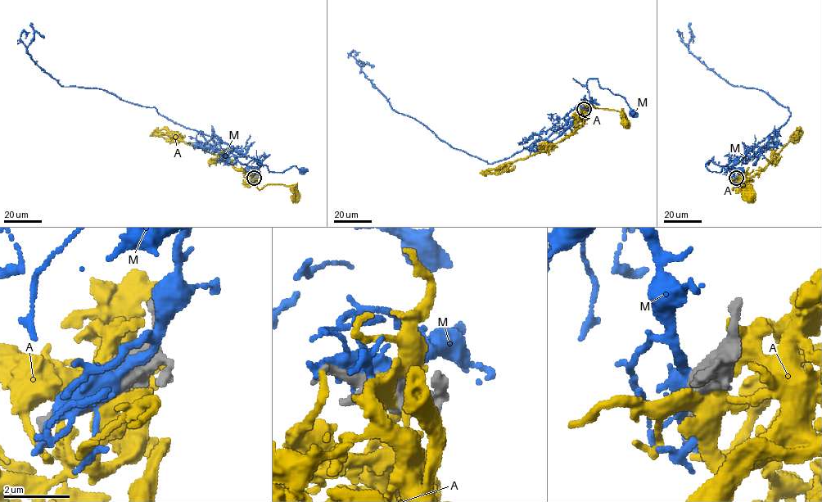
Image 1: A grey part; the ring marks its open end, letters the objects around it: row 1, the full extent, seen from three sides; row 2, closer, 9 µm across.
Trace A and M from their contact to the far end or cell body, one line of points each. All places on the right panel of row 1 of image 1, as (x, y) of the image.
A: (735, 178), (738, 182), (732, 189), (735, 184), (750, 197)
M: (735, 178), (731, 167), (720, 166), (711, 160), (706, 164), (712, 171), (720, 172), (724, 165), (740, 169)

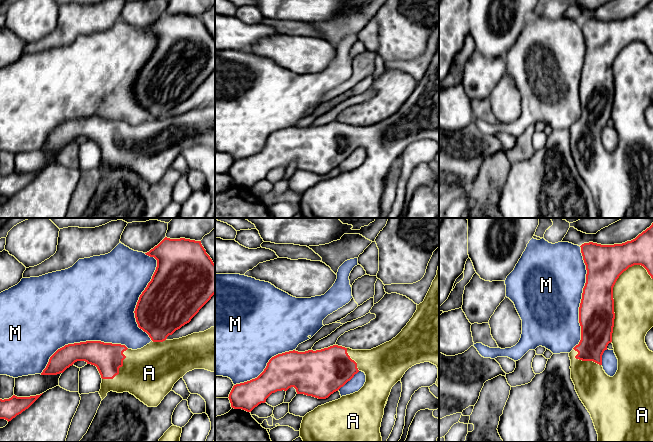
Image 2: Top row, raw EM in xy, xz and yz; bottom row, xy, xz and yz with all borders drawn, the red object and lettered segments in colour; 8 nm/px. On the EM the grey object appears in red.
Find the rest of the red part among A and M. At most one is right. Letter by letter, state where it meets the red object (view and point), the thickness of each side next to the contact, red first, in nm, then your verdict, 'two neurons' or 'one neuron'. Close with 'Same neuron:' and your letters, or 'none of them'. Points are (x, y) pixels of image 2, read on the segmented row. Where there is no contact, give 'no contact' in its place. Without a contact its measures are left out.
A: contact yz (612, 298); calibres 280 and 320 nm; one neuron
M: contact yz (582, 298); calibres 280 and 480 nm; two neurons
Same neuron: A

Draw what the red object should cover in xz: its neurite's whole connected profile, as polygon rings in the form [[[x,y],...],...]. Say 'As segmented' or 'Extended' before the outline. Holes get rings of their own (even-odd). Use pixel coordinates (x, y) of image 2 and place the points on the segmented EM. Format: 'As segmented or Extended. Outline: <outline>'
Extended. Outline: [[[439,266],[437,275],[424,301],[417,305],[413,317],[391,341],[371,350],[352,350],[333,345],[316,351],[298,352],[293,350],[278,354],[269,360],[266,368],[257,378],[234,385],[228,398],[232,408],[242,409],[247,412],[251,412],[259,404],[265,403],[272,393],[282,390],[287,391],[291,387],[296,389],[297,394],[326,399],[350,381],[355,374],[362,371],[366,375],[364,386],[358,392],[342,396],[338,400],[318,406],[307,413],[301,423],[300,437],[303,442],[382,442],[380,427],[385,404],[392,387],[401,380],[409,368],[424,362],[430,362],[437,366],[438,378],[436,385],[439,387]]]

